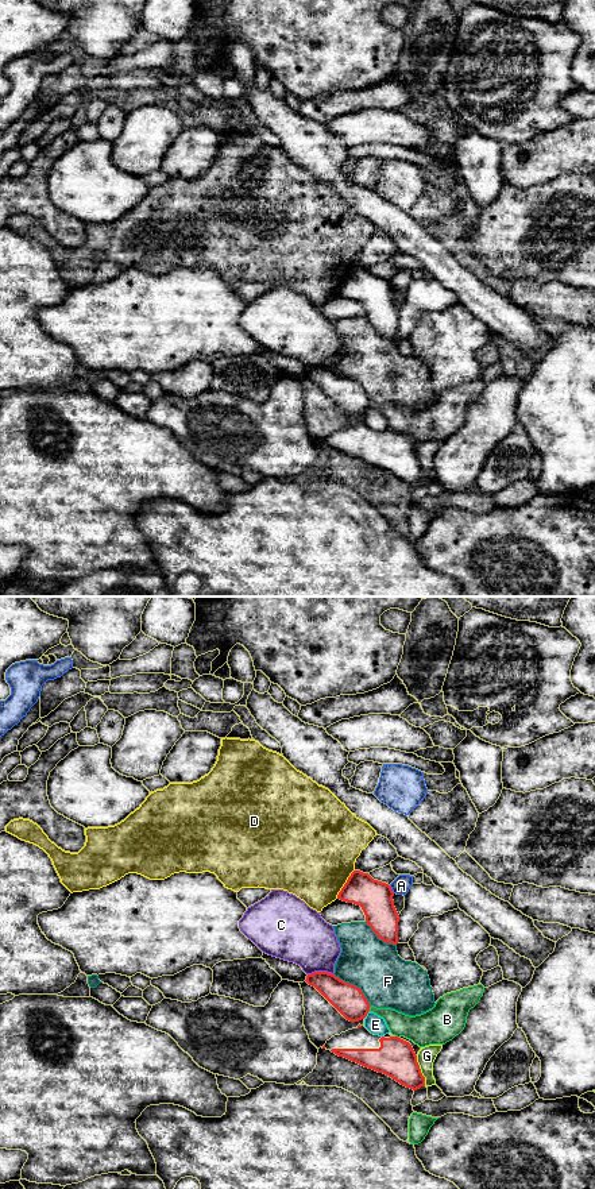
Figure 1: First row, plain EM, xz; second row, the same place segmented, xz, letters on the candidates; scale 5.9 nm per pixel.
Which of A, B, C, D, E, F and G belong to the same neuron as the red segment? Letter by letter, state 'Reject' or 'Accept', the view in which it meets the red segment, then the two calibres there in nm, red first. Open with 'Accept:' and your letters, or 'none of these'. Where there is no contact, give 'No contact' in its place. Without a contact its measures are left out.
Accept: none of these
A: Reject. Touches red in xz. Thickness 200 nm (red) against 110 nm
B: Reject. Touches red in xz. Thickness 180 nm (red) against 140 nm
C: Reject. Touches red in xz. Thickness 180 nm (red) against 320 nm
D: Reject. Touches red in xz. Thickness 200 nm (red) against 500 nm
E: Reject. Touches red in xz. Thickness 180 nm (red) against 110 nm
F: Reject. Touches red in xz. Thickness 180 nm (red) against 320 nm
G: Reject. Touches red in xz. Thickness 220 nm (red) against 110 nm

